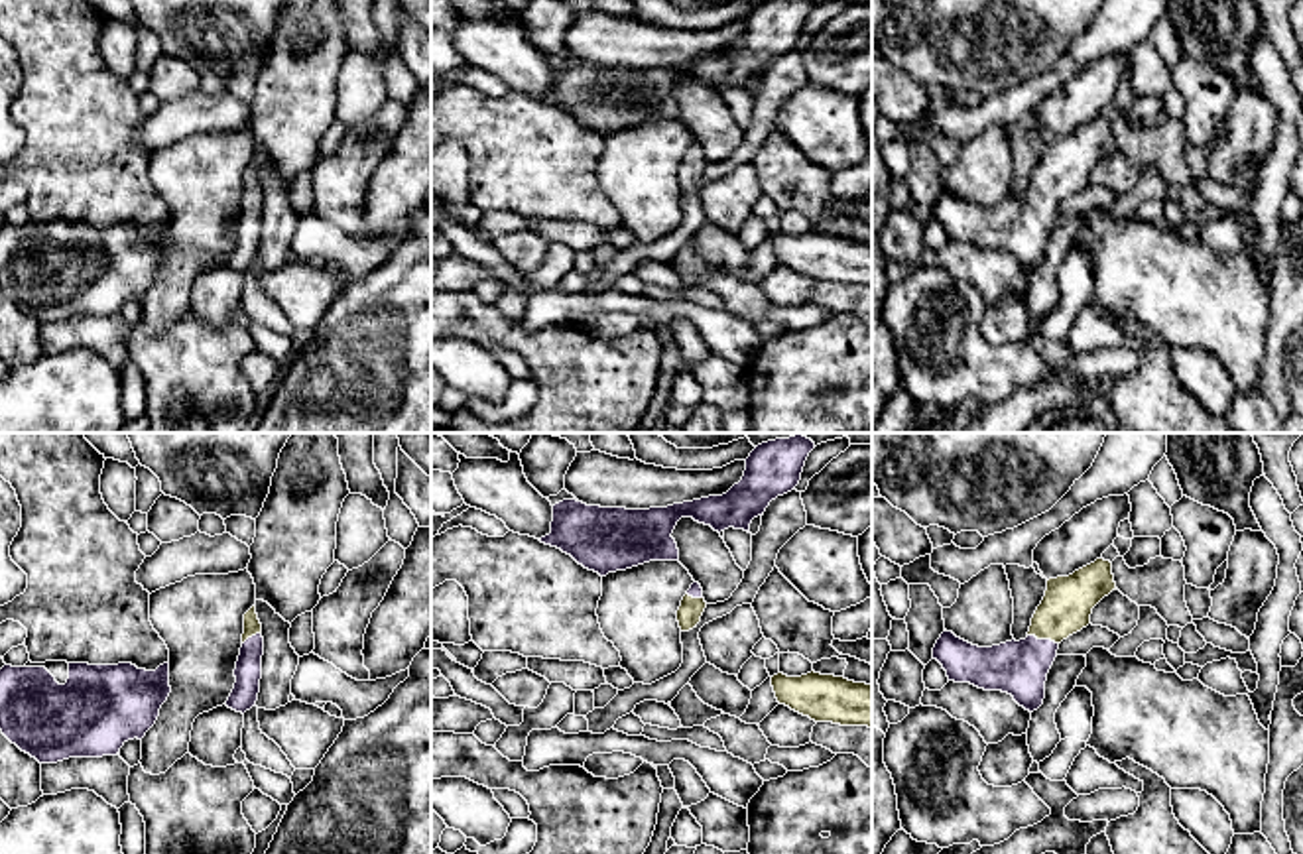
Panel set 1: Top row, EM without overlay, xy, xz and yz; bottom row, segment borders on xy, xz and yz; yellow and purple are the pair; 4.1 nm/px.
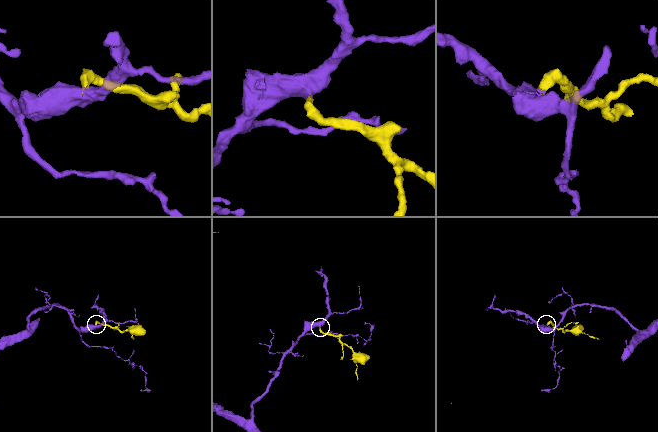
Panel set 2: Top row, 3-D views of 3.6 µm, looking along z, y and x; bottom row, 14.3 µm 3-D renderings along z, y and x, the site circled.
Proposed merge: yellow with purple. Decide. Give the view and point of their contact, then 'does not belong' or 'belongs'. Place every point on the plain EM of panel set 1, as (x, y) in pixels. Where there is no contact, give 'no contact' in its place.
yz (1044, 197) | belongs

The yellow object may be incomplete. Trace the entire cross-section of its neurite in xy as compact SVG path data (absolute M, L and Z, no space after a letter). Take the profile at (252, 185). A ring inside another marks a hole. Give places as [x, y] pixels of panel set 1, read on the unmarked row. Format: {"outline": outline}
{"outline": "M252 165L244 173L242 207L234 228L236 242L226 260L228 268L244 274L252 266L256 266L262 238L262 214L262 183L258 179L256 165Z"}

